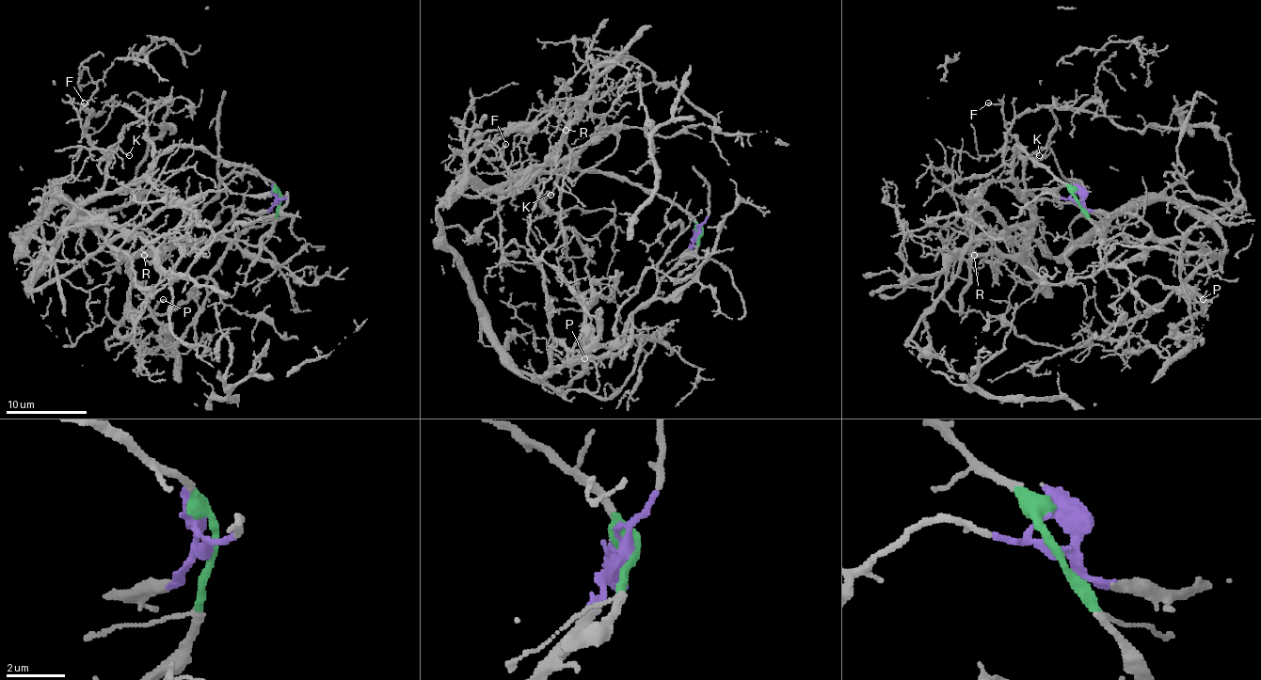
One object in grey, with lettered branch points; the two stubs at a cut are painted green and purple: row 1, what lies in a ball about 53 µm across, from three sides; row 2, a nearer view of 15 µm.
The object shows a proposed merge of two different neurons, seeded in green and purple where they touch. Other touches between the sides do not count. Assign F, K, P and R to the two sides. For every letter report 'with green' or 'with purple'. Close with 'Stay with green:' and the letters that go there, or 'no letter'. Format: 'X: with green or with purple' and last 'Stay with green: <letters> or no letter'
F: with green
K: with green
P: with purple
R: with green
Stay with green: F, K, R

